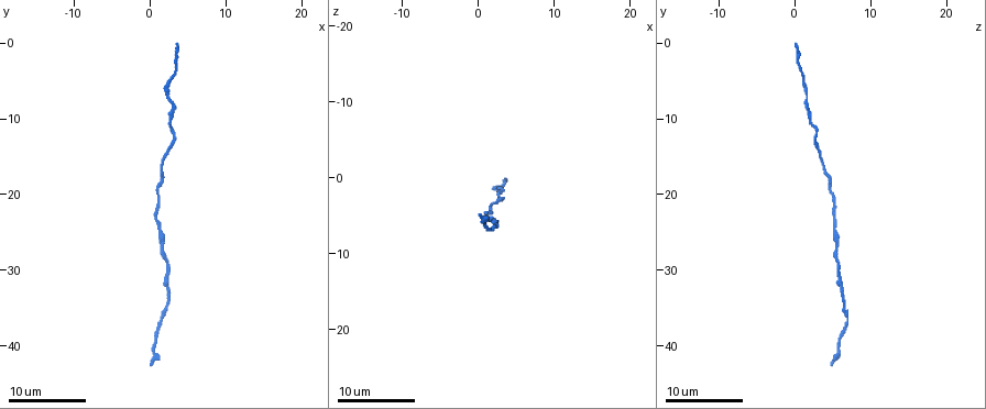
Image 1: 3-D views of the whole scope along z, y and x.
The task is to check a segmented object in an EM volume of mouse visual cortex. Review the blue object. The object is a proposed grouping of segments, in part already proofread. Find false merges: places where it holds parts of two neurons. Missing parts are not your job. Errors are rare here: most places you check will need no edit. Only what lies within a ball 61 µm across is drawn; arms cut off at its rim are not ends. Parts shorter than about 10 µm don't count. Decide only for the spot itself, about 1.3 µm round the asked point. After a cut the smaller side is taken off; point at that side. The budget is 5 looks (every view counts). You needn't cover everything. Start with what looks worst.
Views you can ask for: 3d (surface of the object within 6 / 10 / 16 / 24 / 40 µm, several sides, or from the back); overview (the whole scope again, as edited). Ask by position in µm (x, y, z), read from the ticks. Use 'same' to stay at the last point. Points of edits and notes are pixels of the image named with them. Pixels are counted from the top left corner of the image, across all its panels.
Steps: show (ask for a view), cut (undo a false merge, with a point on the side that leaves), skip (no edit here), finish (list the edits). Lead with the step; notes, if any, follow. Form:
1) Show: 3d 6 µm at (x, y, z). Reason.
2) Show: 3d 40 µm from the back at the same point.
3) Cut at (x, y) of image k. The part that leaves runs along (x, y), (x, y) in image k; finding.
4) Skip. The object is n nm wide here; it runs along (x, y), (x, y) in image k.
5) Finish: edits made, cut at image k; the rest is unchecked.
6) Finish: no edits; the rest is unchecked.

Show: 3d 6 µm at (3.0, 8.5, 1.5). Sudden change in width.

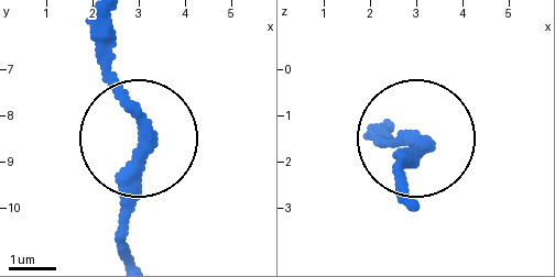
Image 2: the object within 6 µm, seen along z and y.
Skip. It runs along (128, 254), (135, 112), (104, 33) in image 2; one neuron here.

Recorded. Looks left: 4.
Show: 3d 6 µm at (1.5, 17.0, 4.5). Sudden change in width.

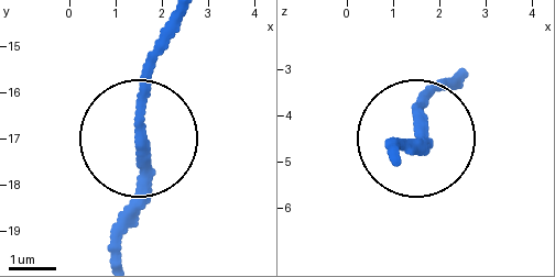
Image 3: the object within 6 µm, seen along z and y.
Skip. It runs along (122, 252), (134, 110), (158, 31) in image 3; one neuron here.

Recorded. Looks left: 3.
Show: 3d 16 µm at (1.5, 27.5, 5.5).

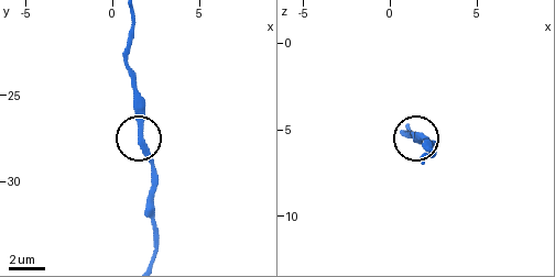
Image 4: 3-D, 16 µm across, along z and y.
Show: 3d 6 µm at (1.6, 27.3, 5.5).

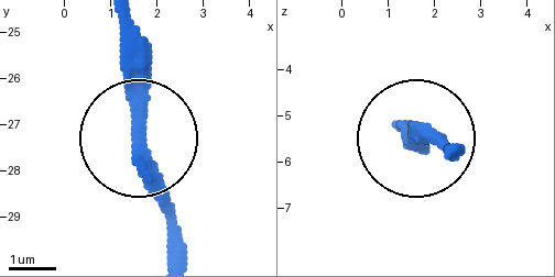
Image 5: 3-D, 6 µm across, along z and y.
Skip. The object is 280 nm wide here; it runs along (118, 24), (141, 178), (165, 245) in image 5; one neuron here.

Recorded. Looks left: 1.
Finish: no edits; the rest is unchecked.

